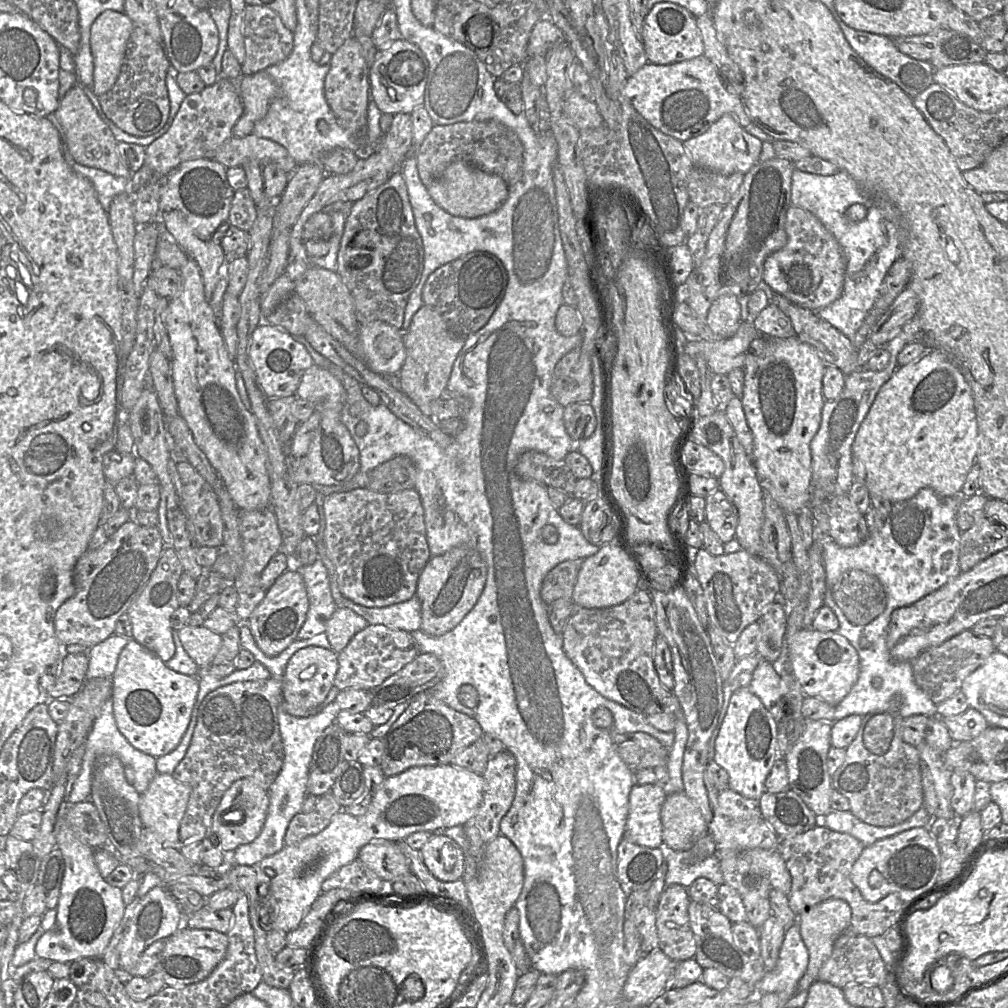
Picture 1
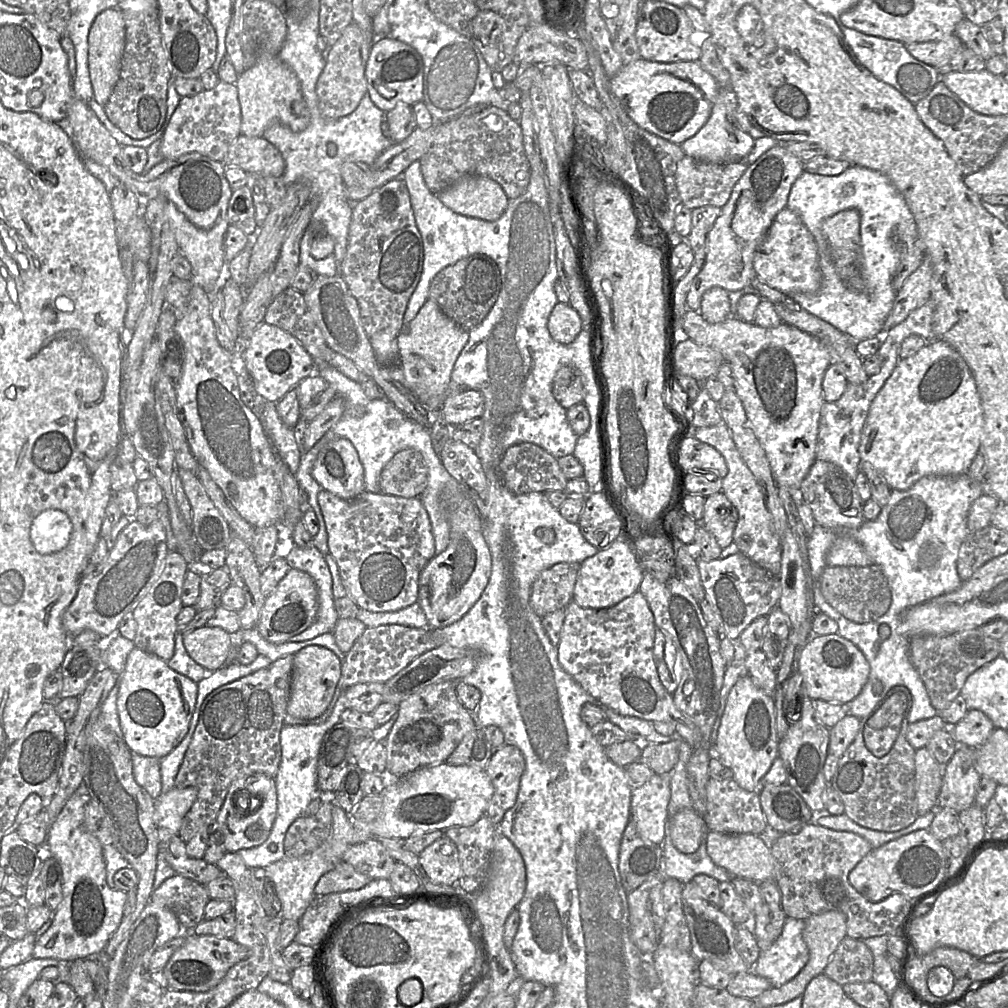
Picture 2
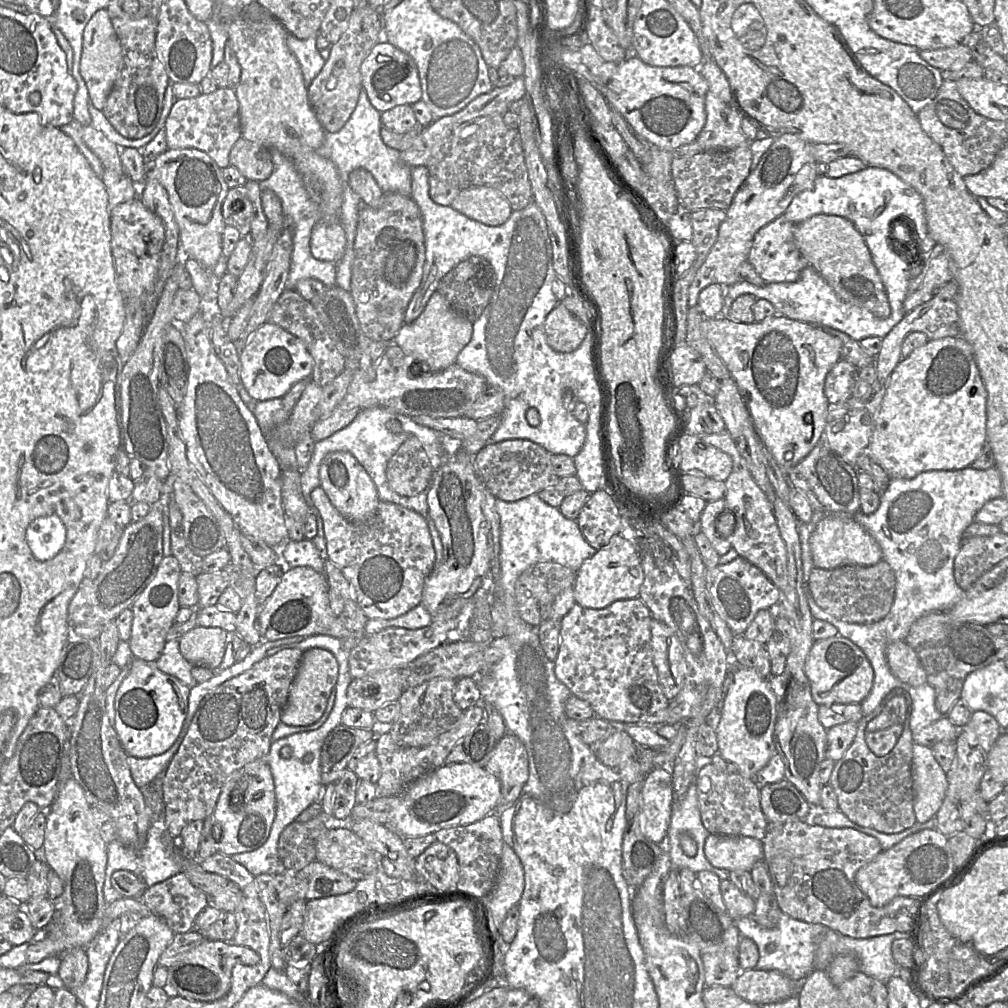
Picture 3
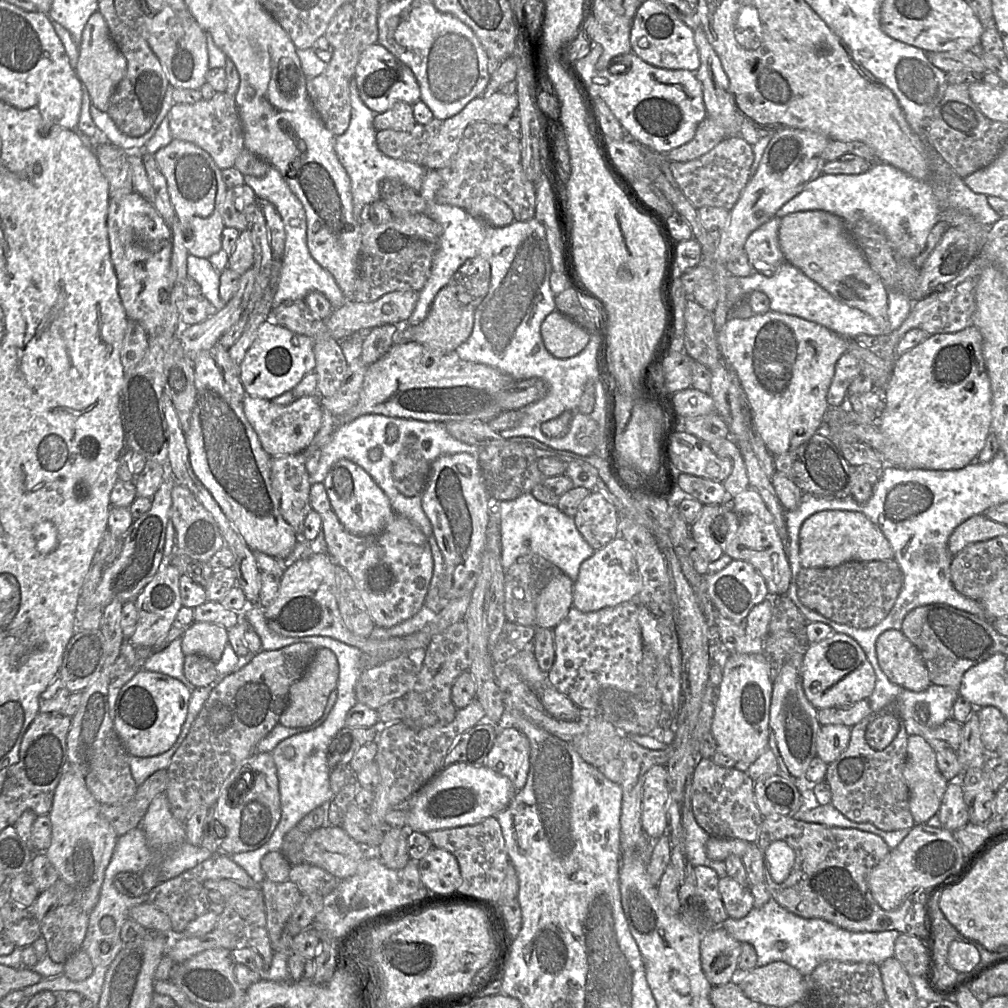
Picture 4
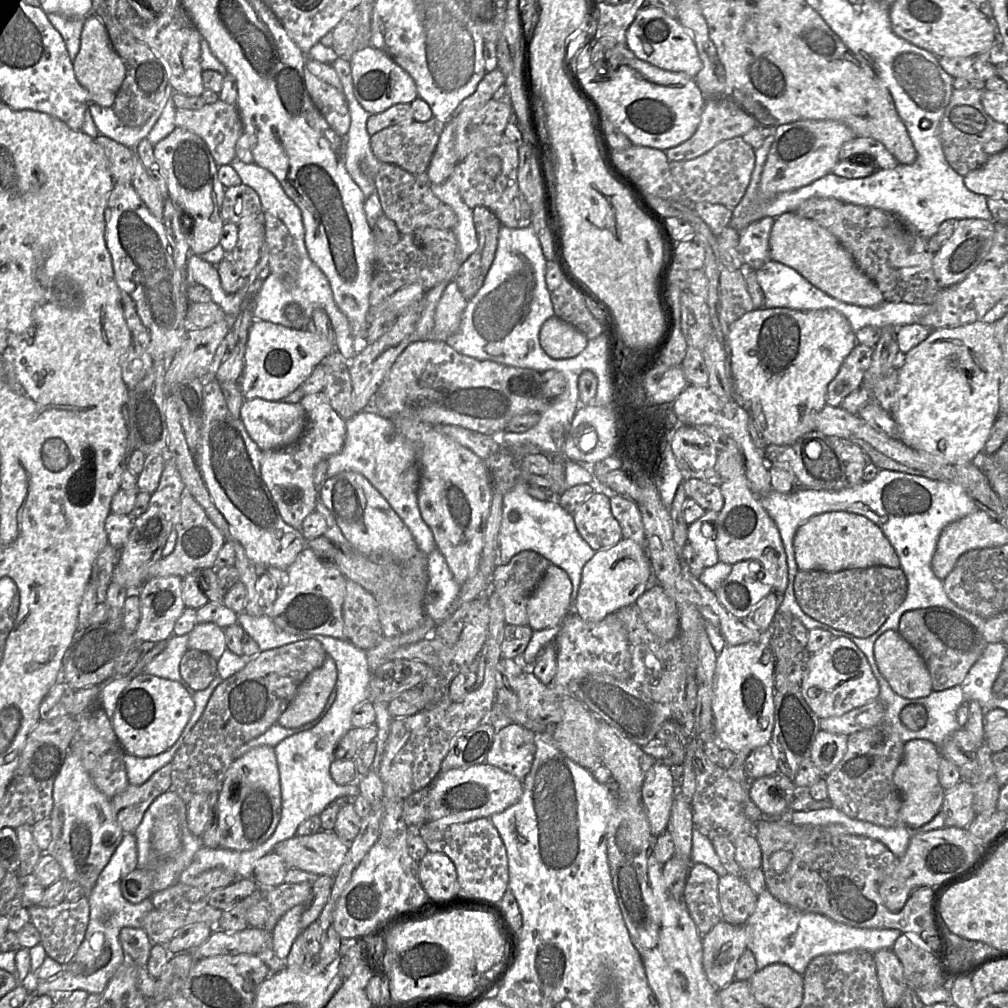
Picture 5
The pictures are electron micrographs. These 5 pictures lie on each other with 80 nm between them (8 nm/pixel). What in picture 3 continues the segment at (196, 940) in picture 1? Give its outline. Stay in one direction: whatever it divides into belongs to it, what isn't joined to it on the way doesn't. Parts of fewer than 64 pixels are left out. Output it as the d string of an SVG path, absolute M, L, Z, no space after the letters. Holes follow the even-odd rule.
M206 939L197 947L182 954L174 964L168 967L166 985L170 985L177 995L191 1000L215 1001L225 996L231 987L232 968L237 963L253 966L260 960L257 952L249 947L233 942Z

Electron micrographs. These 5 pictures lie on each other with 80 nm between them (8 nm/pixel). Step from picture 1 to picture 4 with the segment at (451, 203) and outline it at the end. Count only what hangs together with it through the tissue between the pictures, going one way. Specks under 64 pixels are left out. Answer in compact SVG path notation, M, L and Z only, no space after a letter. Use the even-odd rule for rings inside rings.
M487 195L474 199L466 209L473 217L481 219L494 227L502 227L514 221L510 207L495 198Z

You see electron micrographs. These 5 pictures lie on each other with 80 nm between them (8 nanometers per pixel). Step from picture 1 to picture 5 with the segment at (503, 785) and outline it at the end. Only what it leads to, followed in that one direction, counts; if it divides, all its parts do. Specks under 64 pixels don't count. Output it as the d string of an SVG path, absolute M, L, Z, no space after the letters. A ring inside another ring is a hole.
M511 723L497 730L485 764L498 767L523 781L531 770L535 752L535 733Z

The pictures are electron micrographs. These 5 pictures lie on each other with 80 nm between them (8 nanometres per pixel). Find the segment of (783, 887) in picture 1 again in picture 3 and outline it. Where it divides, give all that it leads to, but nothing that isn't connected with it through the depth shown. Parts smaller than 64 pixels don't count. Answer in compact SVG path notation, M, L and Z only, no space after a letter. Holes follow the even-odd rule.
M709 834L704 845L707 860L716 868L727 871L751 871L764 858L762 840L747 836Z

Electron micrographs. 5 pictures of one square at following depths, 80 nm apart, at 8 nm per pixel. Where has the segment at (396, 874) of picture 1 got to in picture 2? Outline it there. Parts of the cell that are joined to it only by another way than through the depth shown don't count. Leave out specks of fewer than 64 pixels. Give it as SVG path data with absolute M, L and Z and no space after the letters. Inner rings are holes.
M378 839L350 846L342 861L371 880L389 879L397 863Z

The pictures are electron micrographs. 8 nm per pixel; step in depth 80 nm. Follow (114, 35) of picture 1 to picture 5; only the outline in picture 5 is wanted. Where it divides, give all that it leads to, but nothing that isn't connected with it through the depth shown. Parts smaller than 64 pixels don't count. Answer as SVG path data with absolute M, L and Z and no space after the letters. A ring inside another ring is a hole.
M93 13L85 18L80 49L73 61L73 69L77 81L90 94L92 103L106 108L113 106L116 94L125 78L126 69L123 60L111 45L104 23Z

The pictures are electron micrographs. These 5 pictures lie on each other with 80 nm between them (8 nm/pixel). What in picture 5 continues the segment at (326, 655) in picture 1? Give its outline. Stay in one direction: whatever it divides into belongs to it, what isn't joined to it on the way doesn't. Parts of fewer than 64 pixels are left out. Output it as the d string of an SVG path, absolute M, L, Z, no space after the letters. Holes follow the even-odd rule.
M327 655L323 664L313 670L300 684L278 723L285 728L298 728L315 720L322 713L335 688L337 676L336 663Z

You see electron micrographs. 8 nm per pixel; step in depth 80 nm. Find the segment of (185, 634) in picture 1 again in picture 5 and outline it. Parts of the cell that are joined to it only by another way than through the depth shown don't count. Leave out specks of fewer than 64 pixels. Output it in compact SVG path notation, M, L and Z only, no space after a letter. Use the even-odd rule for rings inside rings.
M196 623L188 633L187 645L218 660L227 649L224 629L214 623Z

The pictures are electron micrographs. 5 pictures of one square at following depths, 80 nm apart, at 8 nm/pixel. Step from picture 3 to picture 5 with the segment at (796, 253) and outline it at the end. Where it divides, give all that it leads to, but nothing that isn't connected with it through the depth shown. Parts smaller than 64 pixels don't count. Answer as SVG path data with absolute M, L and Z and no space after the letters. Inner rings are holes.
M763 217L739 231L738 252L744 266L759 270L771 261L769 237L773 224L774 218Z

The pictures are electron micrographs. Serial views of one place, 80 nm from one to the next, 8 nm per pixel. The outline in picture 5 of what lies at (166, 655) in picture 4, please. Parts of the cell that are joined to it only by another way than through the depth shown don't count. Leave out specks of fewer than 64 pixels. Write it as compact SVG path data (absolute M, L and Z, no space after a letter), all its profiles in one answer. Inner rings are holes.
M188 634L172 635L167 640L165 649L155 656L145 667L144 673L166 678L180 683L193 697L195 691L187 684L180 674L180 662L188 650Z

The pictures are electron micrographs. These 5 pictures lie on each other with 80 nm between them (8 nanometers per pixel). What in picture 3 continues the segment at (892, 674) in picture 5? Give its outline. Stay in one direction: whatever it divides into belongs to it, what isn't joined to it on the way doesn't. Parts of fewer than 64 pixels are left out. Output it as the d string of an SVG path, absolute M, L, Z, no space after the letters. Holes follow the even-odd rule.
M906 640L890 643L886 648L886 659L892 674L902 682L914 687L927 683L918 655Z

